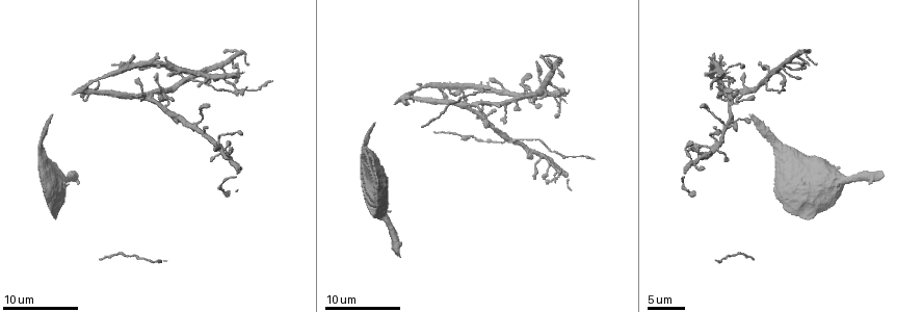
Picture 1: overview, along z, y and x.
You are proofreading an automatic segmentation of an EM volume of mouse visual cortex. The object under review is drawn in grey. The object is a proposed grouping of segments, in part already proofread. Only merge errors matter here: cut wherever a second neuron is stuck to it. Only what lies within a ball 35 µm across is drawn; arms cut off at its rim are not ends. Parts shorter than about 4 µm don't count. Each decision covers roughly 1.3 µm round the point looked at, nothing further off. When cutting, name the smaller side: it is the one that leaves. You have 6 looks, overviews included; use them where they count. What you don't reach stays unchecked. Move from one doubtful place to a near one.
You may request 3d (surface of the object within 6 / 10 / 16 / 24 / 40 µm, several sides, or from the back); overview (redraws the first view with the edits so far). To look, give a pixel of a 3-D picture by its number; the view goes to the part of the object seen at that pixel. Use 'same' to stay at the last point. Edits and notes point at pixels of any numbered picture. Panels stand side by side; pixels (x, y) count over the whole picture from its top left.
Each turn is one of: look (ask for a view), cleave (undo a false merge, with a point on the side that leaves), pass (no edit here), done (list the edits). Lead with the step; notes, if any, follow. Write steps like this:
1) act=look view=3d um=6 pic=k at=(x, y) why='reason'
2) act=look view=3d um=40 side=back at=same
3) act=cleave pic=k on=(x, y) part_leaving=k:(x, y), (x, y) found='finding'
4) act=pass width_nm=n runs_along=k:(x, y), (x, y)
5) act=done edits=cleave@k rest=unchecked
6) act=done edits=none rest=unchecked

act=look view=3d um=16 pic=1 at=(470, 110) why='three-way junction'

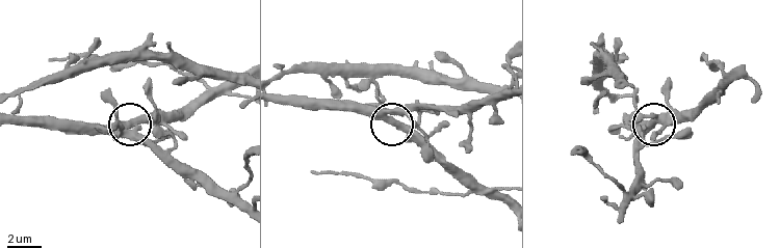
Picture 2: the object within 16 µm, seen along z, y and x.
act=pass width_nm=340 found='one neuron here'

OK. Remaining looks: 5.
act=look view=3d um=6 pic=1 at=(726, 126) why='four-way junction'

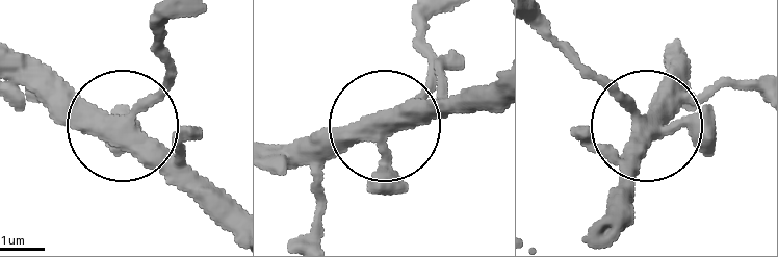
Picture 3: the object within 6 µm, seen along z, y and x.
act=pass runs_along=3:(14, 54), (125, 118), (166, 80), (170, 50) found='one neuron here'

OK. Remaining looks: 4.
act=look view=3d um=16 pic=1 at=(506, 141) why='three arms meet'

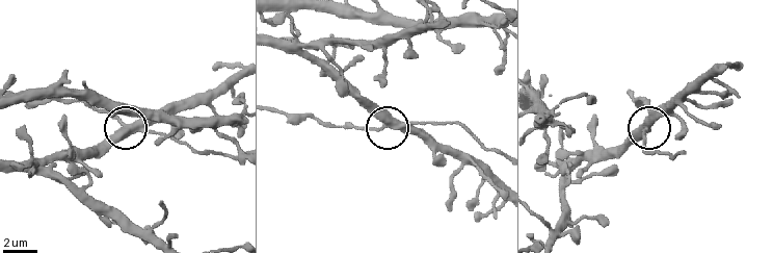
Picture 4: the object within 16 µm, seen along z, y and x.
act=cleave pic=4 on=(374, 128) width_nm=380 part_leaving=4:(395, 129), (452, 121), (470, 129), (490, 149), (499, 150) found='a second neuron is stuck on'

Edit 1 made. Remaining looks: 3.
act=done edits=cleave@4 rest=unchecked

